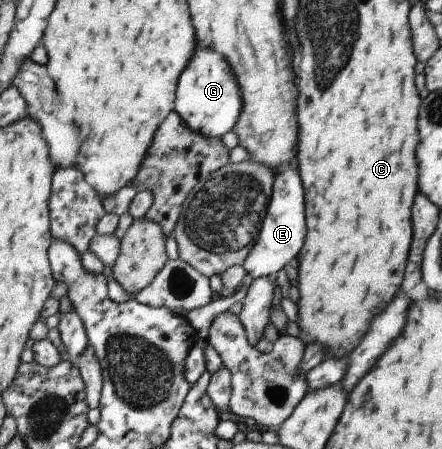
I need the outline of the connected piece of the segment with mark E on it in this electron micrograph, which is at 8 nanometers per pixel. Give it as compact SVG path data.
M287 167L281 173L276 173L272 200L267 207L265 221L261 220L261 233L252 253L247 255L245 267L249 275L256 278L274 277L277 271L285 269L287 265L295 264L301 247L305 245L307 237L307 223L305 223L305 189L297 167Z

